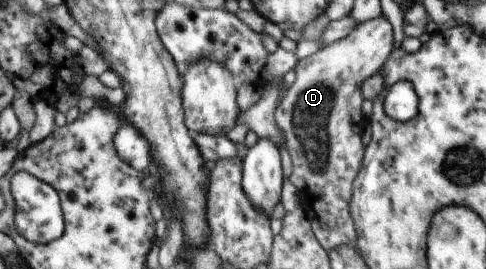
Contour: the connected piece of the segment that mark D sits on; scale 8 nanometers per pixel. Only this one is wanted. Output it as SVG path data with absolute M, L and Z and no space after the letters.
M385 16L361 22L347 37L300 59L294 69L295 83L289 87L289 91L275 108L275 121L285 137L285 147L293 163L293 172L289 180L298 189L302 201L309 210L307 217L317 241L327 251L341 245L358 250L356 227L351 217L349 203L353 197L353 181L359 175L365 153L359 126L364 116L361 109L364 101L361 85L365 79L375 75L385 65L385 61L394 50L393 44L393 28Z

